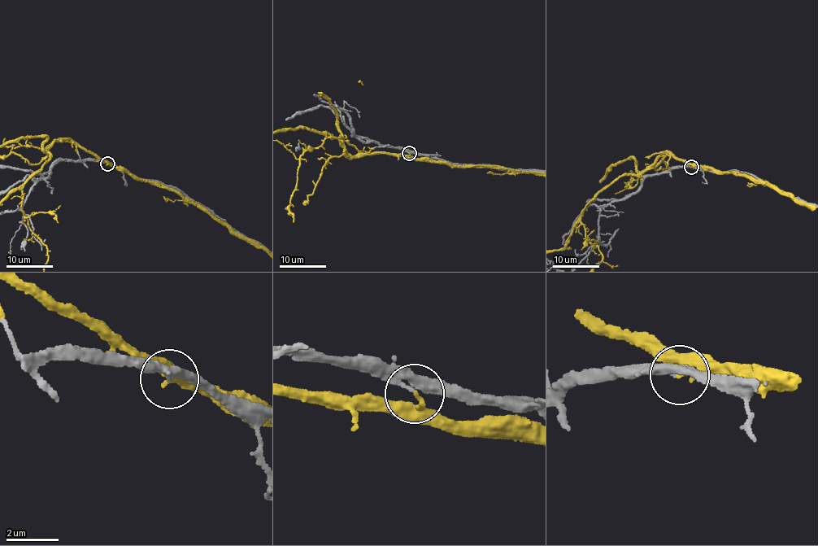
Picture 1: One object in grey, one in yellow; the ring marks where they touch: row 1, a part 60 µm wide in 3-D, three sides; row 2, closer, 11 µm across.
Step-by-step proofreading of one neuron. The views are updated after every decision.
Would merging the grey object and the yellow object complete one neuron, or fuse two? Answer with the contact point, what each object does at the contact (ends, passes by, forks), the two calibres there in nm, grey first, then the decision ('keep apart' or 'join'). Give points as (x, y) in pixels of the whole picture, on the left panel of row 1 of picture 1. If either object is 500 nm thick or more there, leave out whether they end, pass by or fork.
(107, 163) | grey passes by | yellow ends | 280/190 nm | keep apart

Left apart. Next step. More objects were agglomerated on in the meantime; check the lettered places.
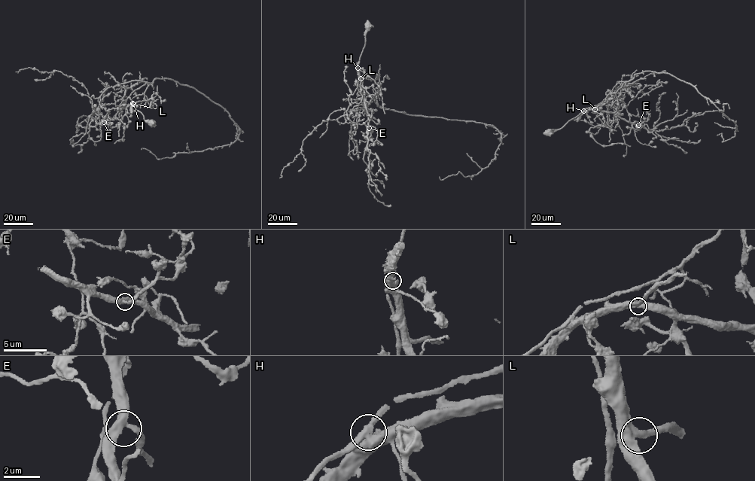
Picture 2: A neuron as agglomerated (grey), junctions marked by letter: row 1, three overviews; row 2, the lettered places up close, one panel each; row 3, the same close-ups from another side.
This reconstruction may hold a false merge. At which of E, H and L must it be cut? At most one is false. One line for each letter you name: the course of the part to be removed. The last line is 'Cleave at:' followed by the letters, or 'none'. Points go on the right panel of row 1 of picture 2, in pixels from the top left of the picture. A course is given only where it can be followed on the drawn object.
H: Course of the part to remove: (583, 111), (595, 109), (615, 113), (628, 122), (660, 131), (685, 125), (691, 117), (705, 111), (719, 111)
Cleave at: H

